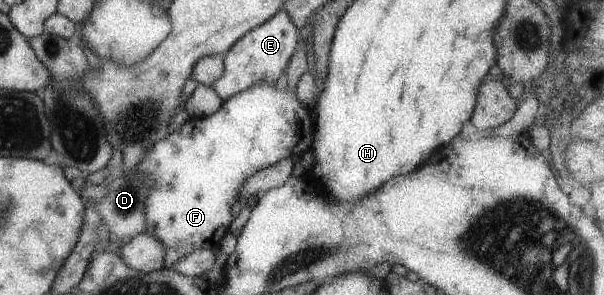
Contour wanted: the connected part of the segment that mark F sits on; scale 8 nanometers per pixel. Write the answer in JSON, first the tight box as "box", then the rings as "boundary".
{"box":[135,79,315,269],"boundary":[[[281,79],[273,84],[263,80],[255,82],[253,86],[231,96],[210,116],[189,119],[179,128],[179,132],[167,134],[159,144],[153,144],[145,150],[143,162],[135,165],[151,188],[147,194],[147,210],[144,232],[151,234],[157,242],[163,244],[163,266],[169,269],[173,262],[181,256],[198,249],[214,251],[228,233],[228,225],[232,222],[229,210],[238,199],[237,190],[241,180],[249,178],[253,172],[266,168],[283,158],[289,158],[311,148],[315,120],[311,109],[303,106],[297,100],[295,88],[289,90],[281,86]]]}

